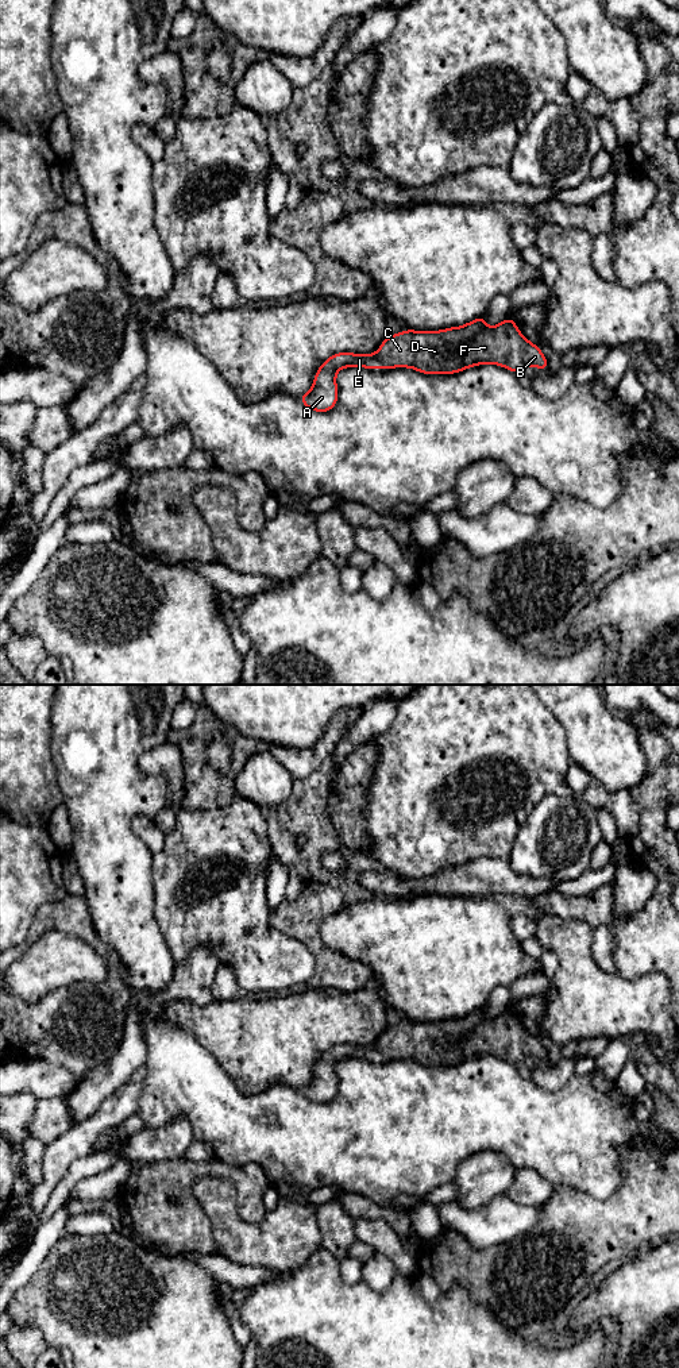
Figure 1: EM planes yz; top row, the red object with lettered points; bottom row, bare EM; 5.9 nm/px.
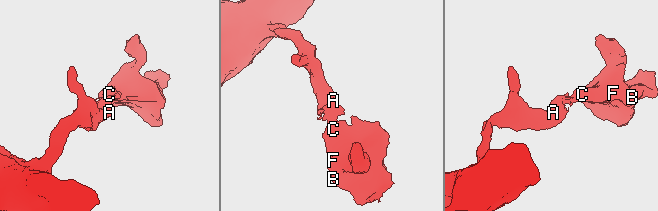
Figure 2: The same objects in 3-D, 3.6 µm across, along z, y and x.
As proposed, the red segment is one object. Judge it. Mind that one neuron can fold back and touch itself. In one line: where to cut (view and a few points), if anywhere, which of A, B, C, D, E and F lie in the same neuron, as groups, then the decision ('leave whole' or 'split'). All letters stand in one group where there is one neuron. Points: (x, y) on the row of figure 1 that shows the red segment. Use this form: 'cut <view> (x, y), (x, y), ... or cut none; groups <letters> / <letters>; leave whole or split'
cut none; groups A B C D E F; leave whole

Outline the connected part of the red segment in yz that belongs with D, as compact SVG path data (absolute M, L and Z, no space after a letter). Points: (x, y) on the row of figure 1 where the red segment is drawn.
M485 315L462 325L441 331L413 331L406 330L389 335L375 354L363 355L352 352L337 352L331 355L316 371L312 389L300 396L300 401L315 412L328 412L337 402L336 373L342 367L393 369L410 367L423 374L455 374L472 366L493 363L504 366L513 373L525 370L528 365L543 370L548 366L545 355L531 343L517 328L514 320L508 317L502 323L487 327Z

